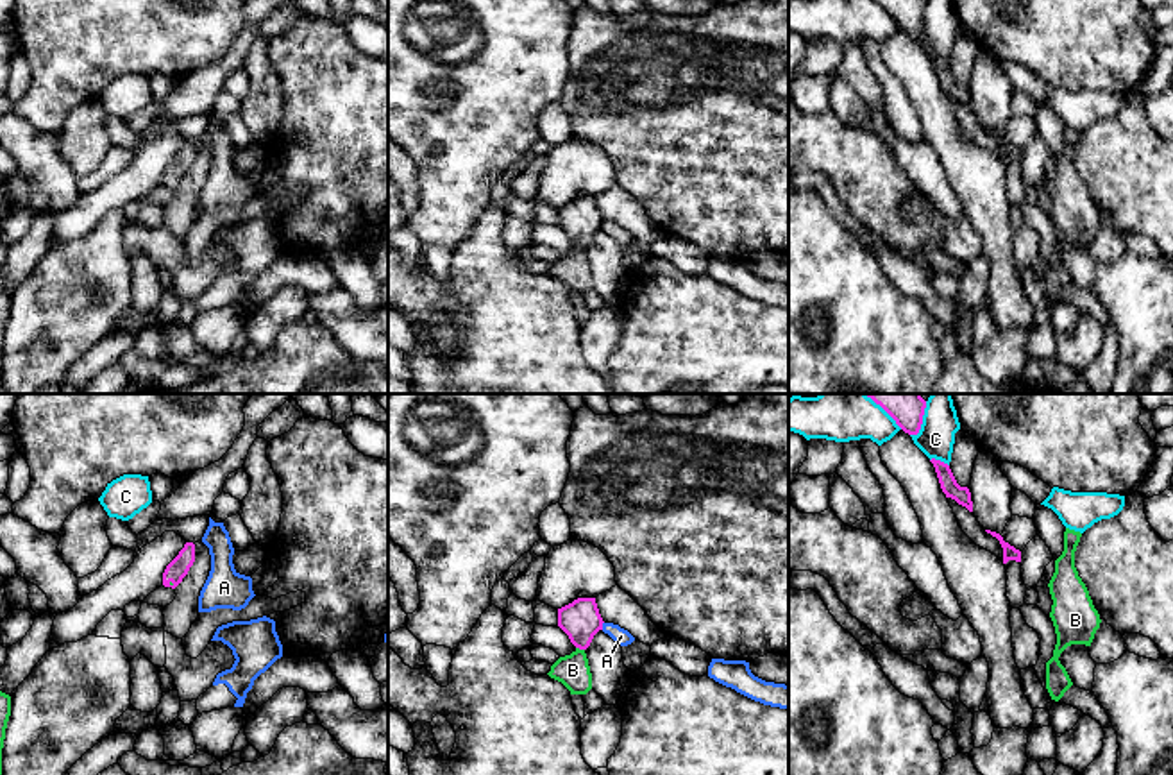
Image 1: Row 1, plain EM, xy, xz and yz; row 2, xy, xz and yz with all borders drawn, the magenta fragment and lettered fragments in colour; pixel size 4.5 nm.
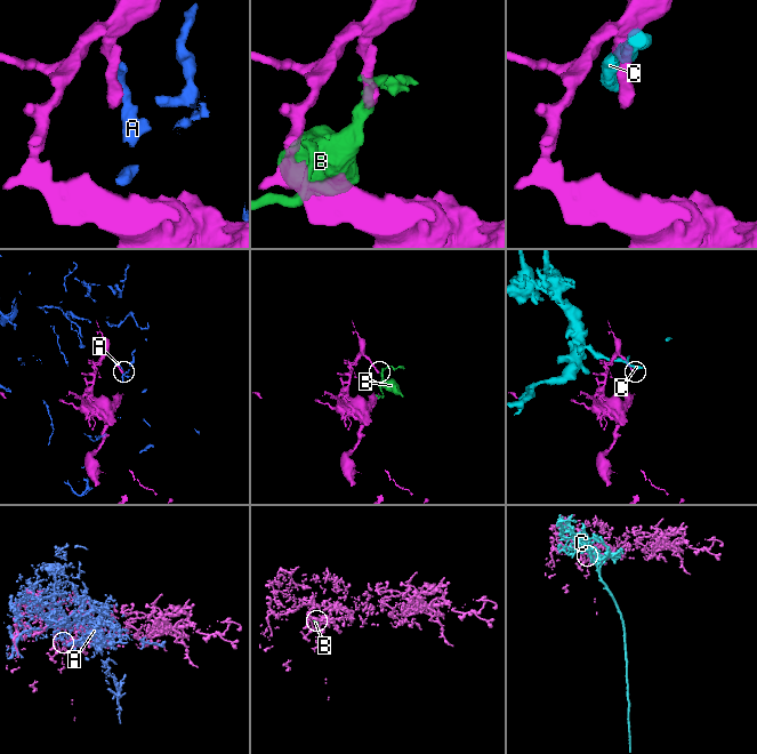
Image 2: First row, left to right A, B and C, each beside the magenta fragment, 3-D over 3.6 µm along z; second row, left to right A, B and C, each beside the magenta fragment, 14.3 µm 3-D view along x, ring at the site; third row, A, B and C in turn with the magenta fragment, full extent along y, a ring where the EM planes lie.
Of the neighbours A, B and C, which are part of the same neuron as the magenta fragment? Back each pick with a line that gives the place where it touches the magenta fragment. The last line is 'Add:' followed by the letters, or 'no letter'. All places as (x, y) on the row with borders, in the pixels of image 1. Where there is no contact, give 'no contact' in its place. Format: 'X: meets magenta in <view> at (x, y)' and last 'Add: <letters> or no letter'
B: meets magenta in xz at (580, 648)
Add: B

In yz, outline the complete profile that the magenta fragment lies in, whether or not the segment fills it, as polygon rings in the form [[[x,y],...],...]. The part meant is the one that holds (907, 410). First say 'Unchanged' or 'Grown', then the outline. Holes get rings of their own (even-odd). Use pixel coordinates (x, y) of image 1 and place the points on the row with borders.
Unchanged. [[[865,394],[880,405],[908,435],[917,435],[923,424],[926,401],[921,394]]]

